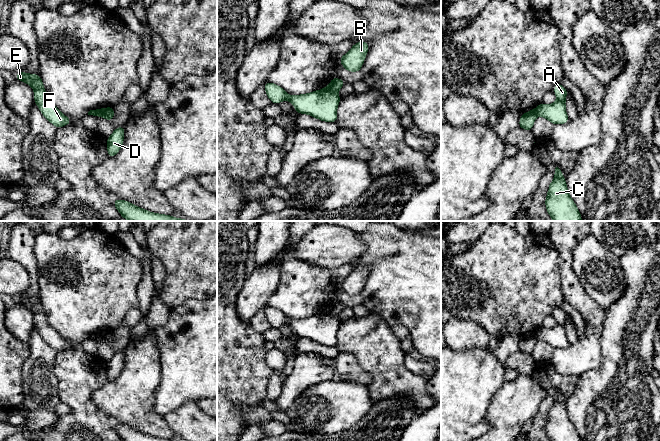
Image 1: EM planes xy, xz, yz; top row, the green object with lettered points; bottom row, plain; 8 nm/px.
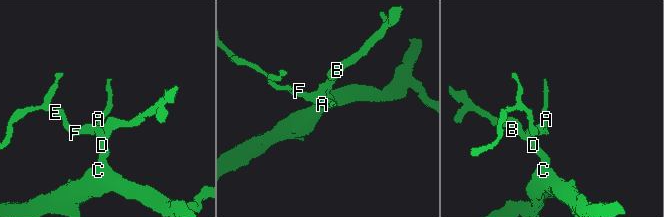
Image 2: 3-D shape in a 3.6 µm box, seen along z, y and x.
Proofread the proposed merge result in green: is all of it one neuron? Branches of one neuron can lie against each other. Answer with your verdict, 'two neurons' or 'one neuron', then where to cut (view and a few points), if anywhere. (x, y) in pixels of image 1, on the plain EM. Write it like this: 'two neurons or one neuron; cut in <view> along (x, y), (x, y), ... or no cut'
two neurons; cut in xy along (113, 333), (100, 339)

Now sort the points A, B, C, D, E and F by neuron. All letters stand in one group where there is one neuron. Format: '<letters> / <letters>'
A E F / B C D

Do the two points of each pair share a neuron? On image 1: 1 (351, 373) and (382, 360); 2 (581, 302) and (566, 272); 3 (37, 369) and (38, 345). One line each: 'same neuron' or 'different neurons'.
1: different neurons
2: same neuron
3: same neuron

